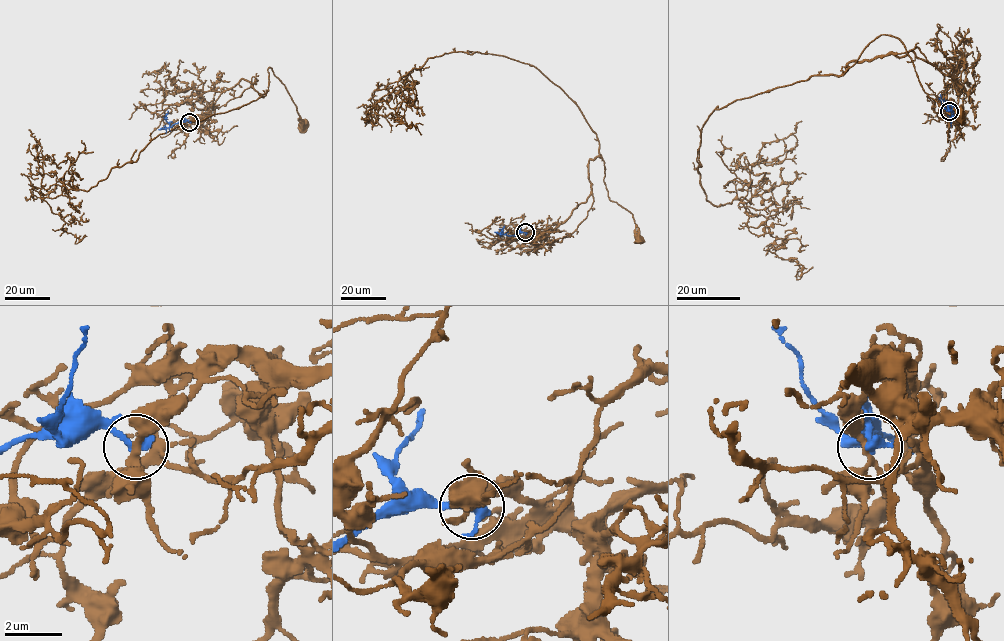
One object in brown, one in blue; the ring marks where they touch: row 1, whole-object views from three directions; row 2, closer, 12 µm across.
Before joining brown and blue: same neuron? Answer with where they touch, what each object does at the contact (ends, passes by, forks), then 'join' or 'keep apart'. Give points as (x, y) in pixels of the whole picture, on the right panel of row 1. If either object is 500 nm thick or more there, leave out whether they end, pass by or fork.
at (949, 111); brown forks there; blue ends there; keep apart

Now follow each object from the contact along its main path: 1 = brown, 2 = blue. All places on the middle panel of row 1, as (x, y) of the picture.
1: (526, 232), (555, 228), (586, 201), (591, 191), (588, 161), (598, 156), (610, 200), (632, 214), (639, 240)
2: (526, 232), (502, 234), (503, 226)

